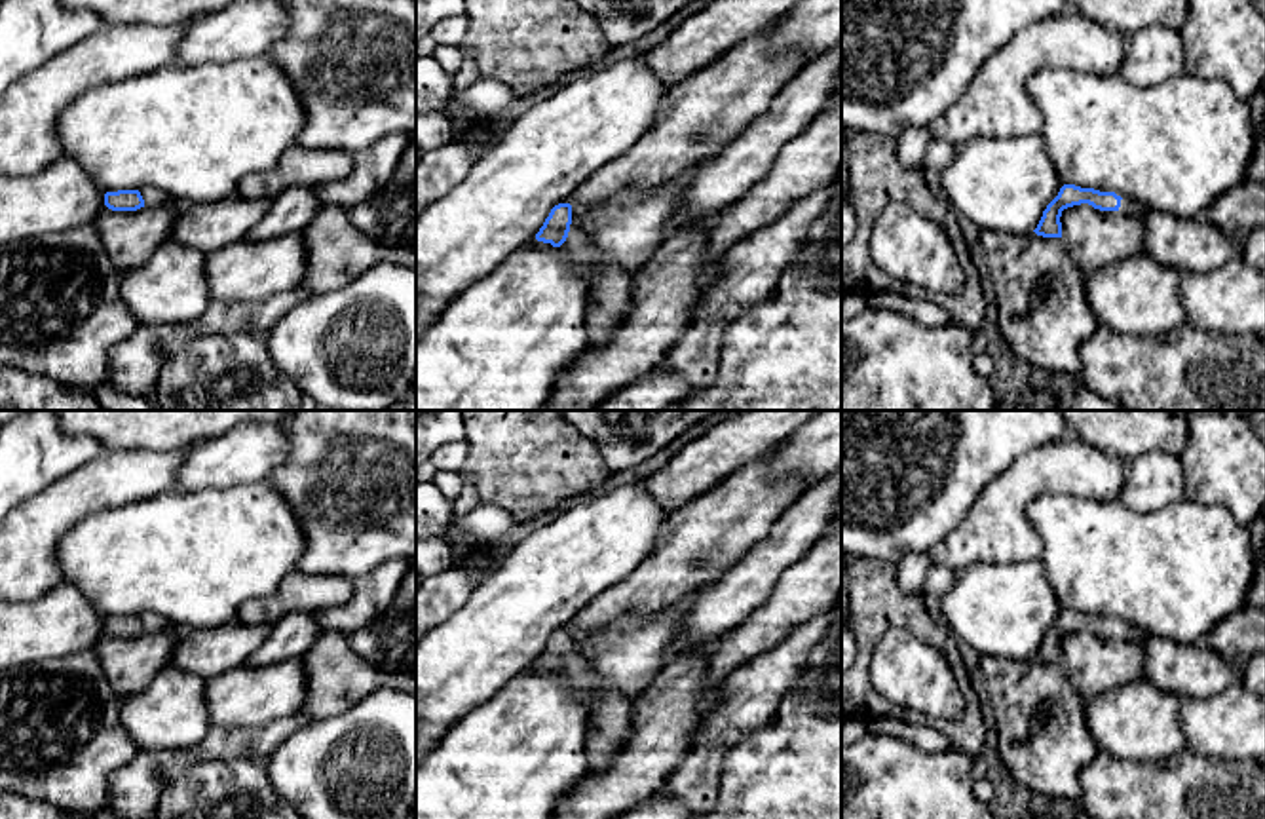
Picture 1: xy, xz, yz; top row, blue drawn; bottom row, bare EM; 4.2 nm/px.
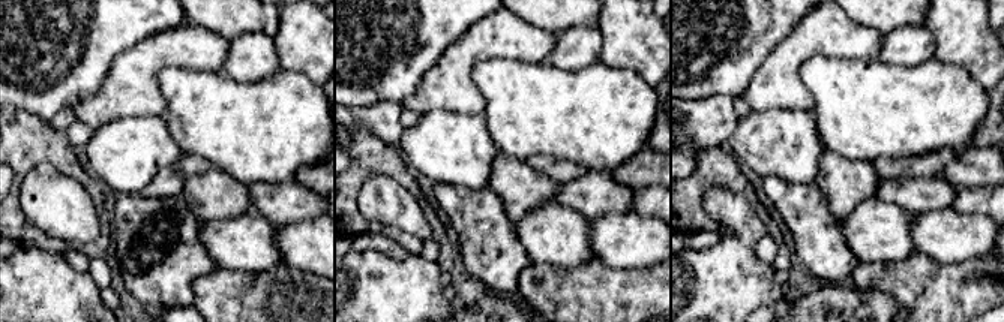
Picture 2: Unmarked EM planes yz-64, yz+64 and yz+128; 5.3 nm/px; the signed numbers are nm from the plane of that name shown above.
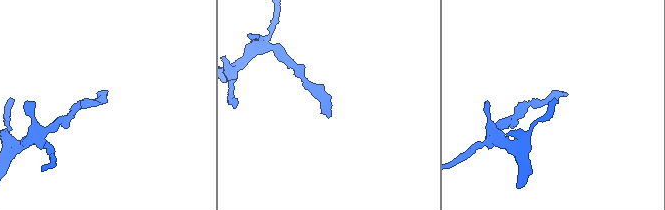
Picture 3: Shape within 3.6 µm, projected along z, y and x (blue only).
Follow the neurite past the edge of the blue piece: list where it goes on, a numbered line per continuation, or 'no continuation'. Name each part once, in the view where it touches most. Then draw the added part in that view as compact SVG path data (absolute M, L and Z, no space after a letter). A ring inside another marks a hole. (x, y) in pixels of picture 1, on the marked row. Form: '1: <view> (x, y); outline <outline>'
1: xy (151, 196); outline M144 188L141 190L141 196L144 200L144 205L154 207L154 205L167 205L167 207L177 207L180 209L184 203L175 200L171 194L160 192L156 188Z

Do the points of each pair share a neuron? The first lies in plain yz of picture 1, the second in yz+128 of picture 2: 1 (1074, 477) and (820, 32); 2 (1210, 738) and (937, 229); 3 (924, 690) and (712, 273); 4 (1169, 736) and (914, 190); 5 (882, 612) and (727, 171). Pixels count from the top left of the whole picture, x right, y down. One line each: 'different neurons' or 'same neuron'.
1: same neuron
2: same neuron
3: same neuron
4: different neurons
5: same neuron

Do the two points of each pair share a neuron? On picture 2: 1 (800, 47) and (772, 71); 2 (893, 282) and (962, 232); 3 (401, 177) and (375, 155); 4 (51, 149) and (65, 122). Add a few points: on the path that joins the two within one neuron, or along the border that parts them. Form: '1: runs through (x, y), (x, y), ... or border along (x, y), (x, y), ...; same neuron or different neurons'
1: runs through (793, 51), (779, 65); same neuron
2: border along (916, 250), (943, 262), (964, 262); different neurons
3: runs through (395, 171), (381, 158); same neuron
4: border along (48, 120), (54, 128), (65, 132); different neurons

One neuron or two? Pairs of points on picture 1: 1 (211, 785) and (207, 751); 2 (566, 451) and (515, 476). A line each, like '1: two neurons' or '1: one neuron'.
1: two neurons
2: one neuron

